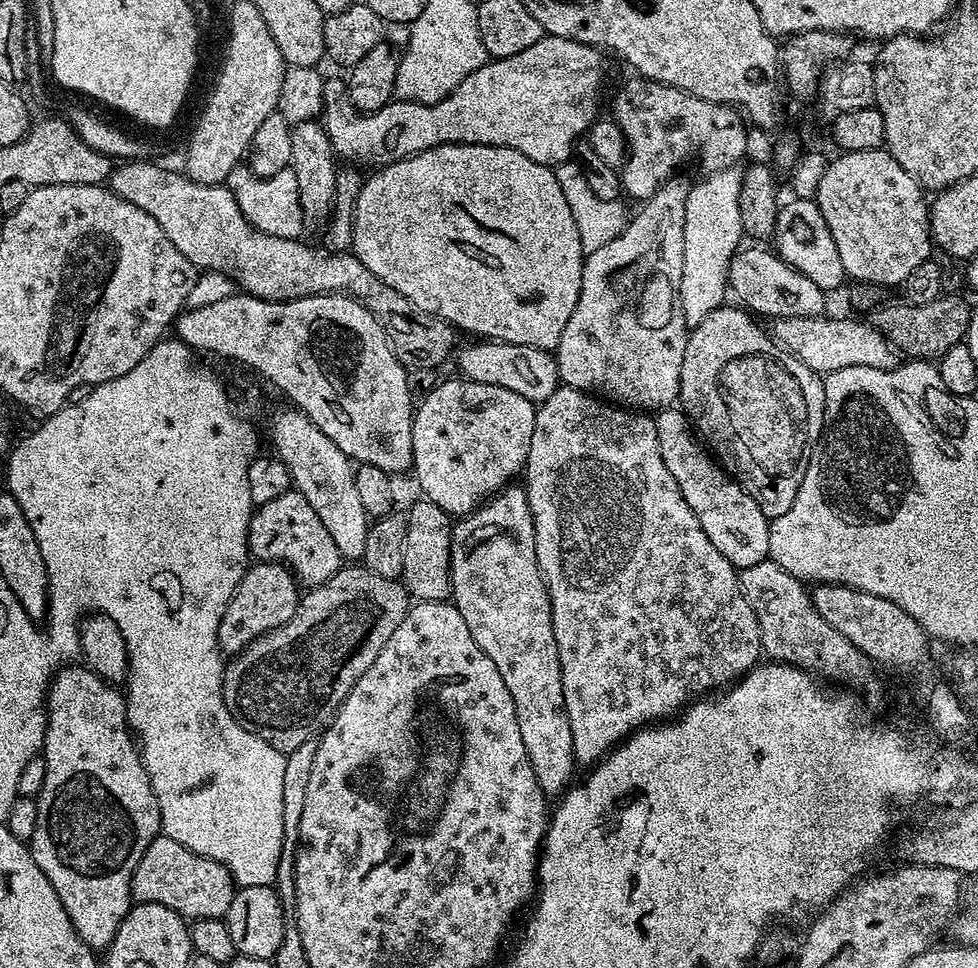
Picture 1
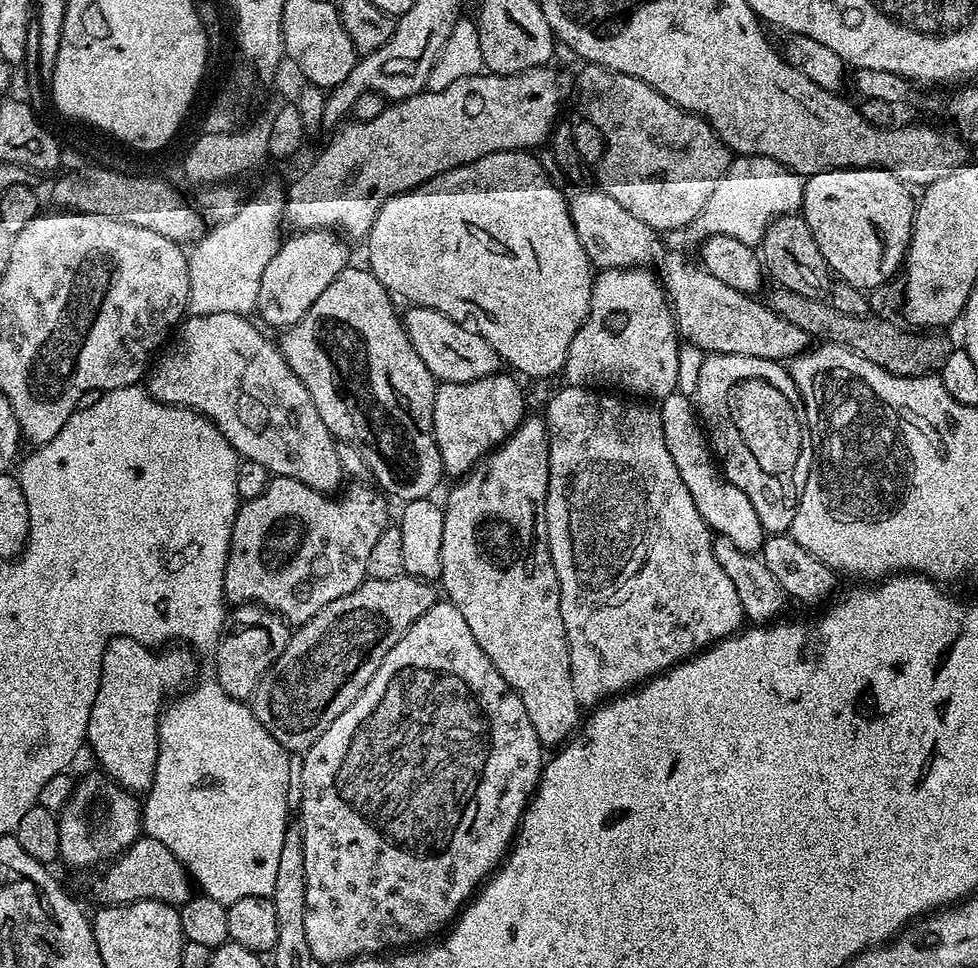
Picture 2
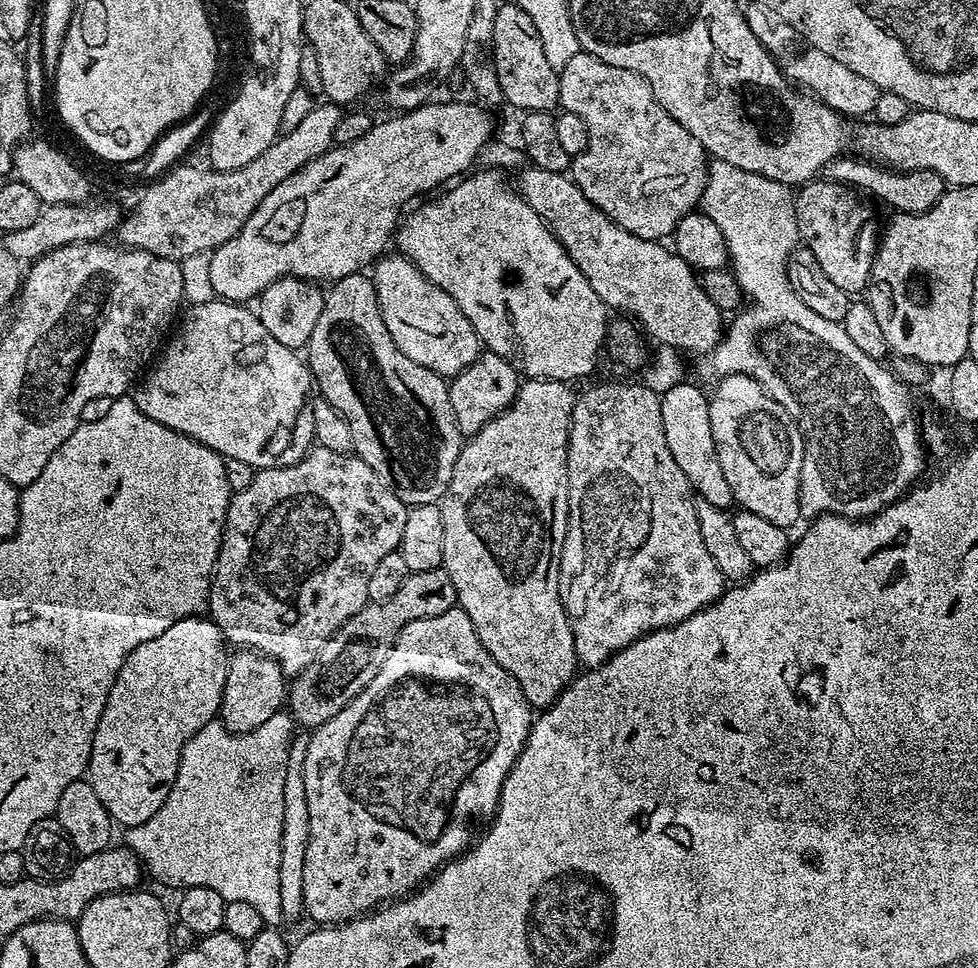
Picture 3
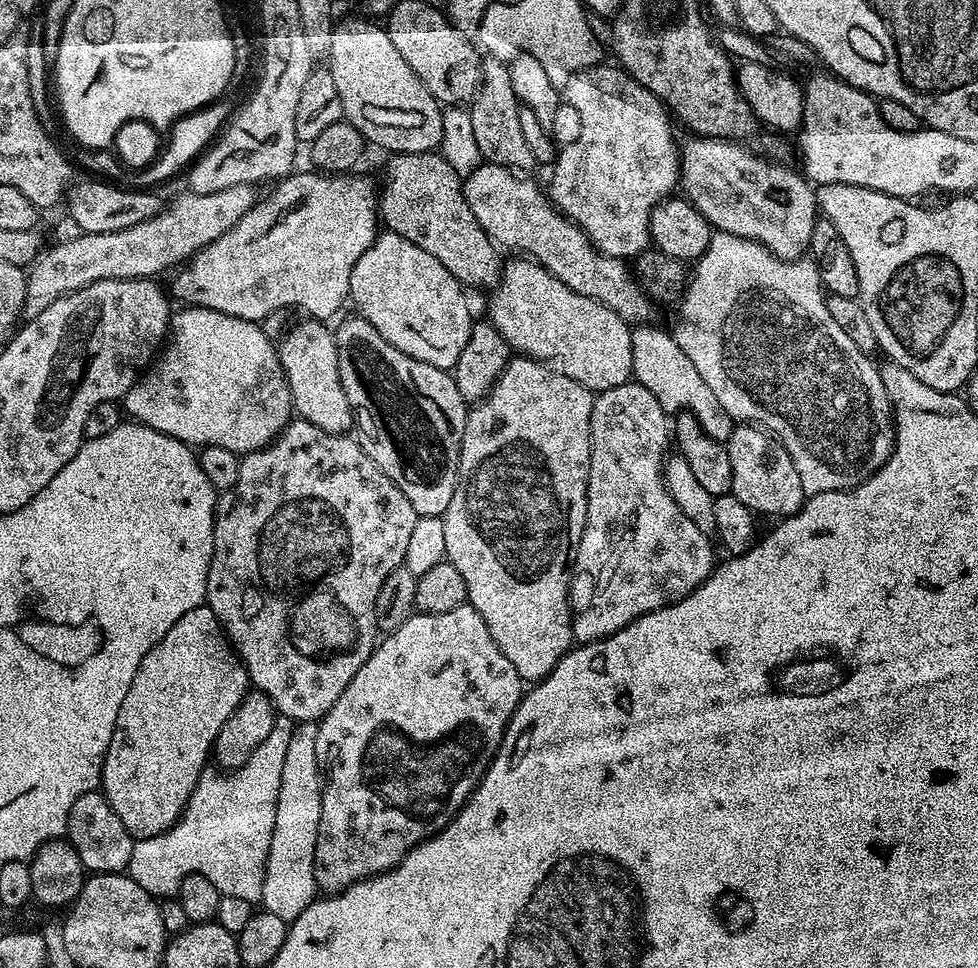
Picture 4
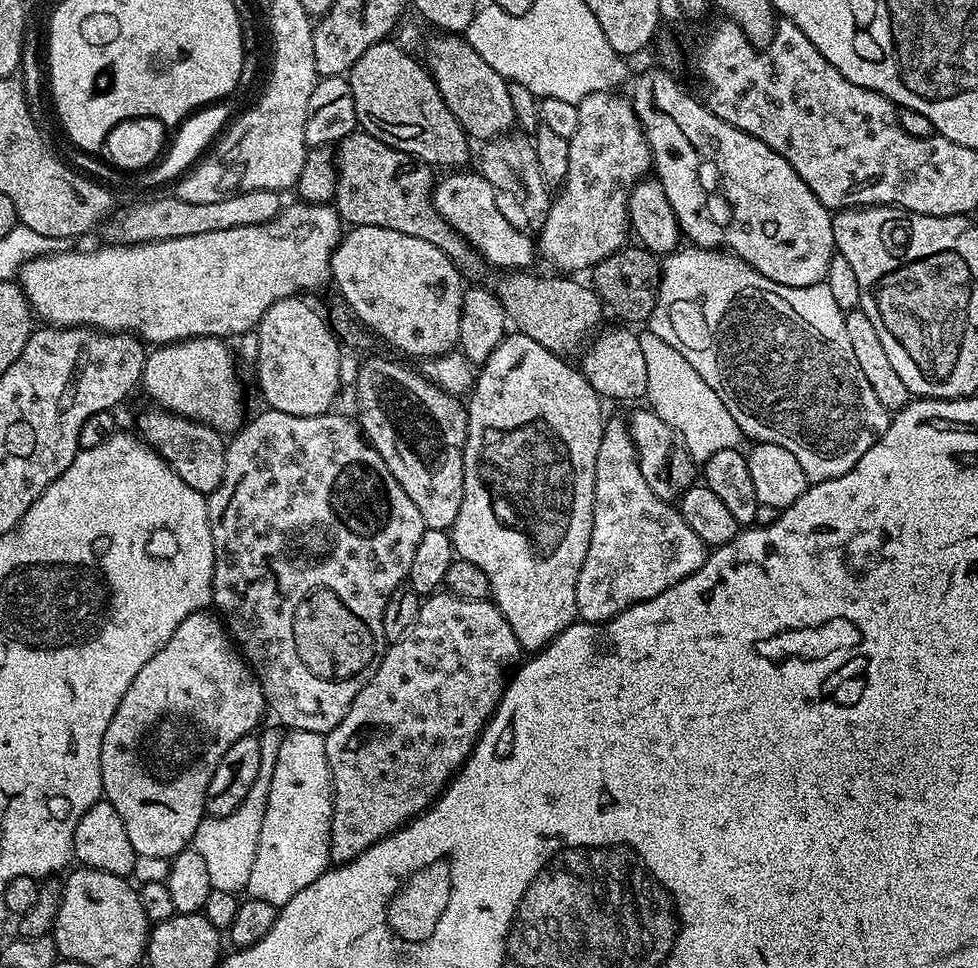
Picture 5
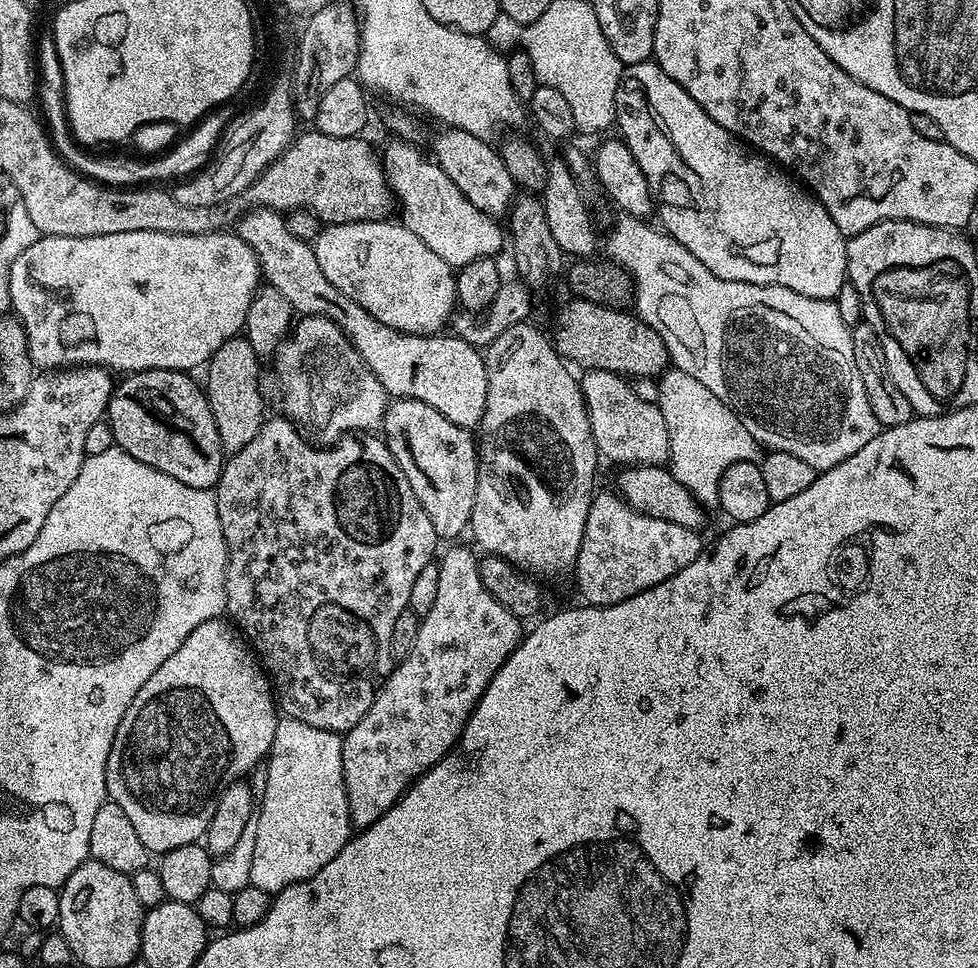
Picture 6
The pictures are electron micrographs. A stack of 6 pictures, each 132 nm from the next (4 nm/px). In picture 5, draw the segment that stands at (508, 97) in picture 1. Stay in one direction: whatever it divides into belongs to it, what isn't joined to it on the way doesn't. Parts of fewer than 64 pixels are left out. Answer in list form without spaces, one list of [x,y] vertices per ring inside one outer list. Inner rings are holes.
[[[295,202],[289,206],[281,207],[277,216],[264,224],[251,224],[250,226],[238,226],[230,230],[214,230],[214,234],[194,234],[190,238],[174,238],[173,240],[154,240],[150,244],[112,244],[100,248],[97,252],[54,252],[51,256],[35,256],[28,260],[18,273],[18,283],[28,296],[33,313],[40,316],[45,325],[53,328],[99,328],[102,332],[126,332],[140,337],[141,341],[152,346],[161,344],[173,344],[179,340],[189,340],[199,336],[219,336],[221,338],[239,338],[245,332],[253,331],[259,325],[262,314],[287,296],[295,296],[297,293],[308,294],[315,288],[320,288],[324,283],[329,283],[330,269],[332,267],[332,255],[342,239],[342,221],[332,204],[305,204]]]

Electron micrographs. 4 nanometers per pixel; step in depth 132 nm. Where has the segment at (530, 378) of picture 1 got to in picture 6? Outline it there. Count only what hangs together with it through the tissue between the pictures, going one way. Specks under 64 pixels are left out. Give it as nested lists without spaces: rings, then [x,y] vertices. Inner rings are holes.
[[[391,219],[386,220],[363,220],[357,224],[329,224],[321,227],[320,235],[314,241],[316,249],[316,257],[318,258],[318,266],[322,266],[322,274],[326,274],[326,278],[330,278],[330,282],[334,282],[334,286],[338,286],[338,290],[342,290],[342,294],[346,294],[350,298],[354,298],[354,302],[358,302],[358,306],[362,306],[374,318],[378,318],[378,322],[382,322],[391,328],[397,328],[400,332],[413,332],[419,336],[430,336],[441,331],[440,328],[449,323],[453,319],[454,311],[458,301],[456,298],[456,272],[451,264],[442,262],[442,258],[438,258],[438,254],[434,254],[434,250],[430,250],[430,246],[426,246],[426,242],[422,242],[422,238],[418,238],[418,234],[414,234],[409,228],[404,227],[403,223],[395,222],[392,224]]]

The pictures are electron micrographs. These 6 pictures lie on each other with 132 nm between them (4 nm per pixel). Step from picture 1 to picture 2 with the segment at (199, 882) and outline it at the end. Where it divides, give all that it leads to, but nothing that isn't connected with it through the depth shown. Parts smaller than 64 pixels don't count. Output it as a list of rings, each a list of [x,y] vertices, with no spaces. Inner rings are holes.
[[[143,834],[137,836],[136,841],[101,872],[104,873],[92,880],[92,896],[100,906],[133,904],[139,900],[179,906],[194,894],[194,884],[184,864],[178,862],[178,858],[174,858],[174,854],[170,854],[162,842]]]

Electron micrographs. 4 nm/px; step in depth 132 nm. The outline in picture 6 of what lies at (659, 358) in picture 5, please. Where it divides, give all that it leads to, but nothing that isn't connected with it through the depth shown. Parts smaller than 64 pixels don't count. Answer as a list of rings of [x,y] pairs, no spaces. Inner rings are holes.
[[[672,366],[659,377],[660,413],[668,427],[670,438],[670,471],[678,482],[694,494],[694,498],[705,506],[719,505],[718,486],[722,482],[722,474],[734,462],[743,460],[759,461],[762,456],[762,446],[742,426],[738,414],[722,402],[698,378],[690,378],[682,369]]]

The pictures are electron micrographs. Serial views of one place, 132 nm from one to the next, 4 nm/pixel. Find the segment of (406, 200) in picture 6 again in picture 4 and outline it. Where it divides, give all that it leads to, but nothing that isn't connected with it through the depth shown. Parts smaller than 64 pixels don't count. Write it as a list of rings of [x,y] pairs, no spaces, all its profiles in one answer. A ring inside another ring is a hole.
[[[481,162],[470,175],[463,177],[464,197],[470,210],[474,210],[474,218],[478,218],[478,226],[501,249],[509,248],[512,254],[536,261],[550,270],[554,278],[566,282],[570,290],[602,302],[629,325],[649,323],[653,319],[654,301],[640,288],[633,269],[629,265],[627,268],[621,257],[599,252],[586,233],[557,210],[545,189],[543,192],[534,181],[520,176],[523,175],[511,168]]]

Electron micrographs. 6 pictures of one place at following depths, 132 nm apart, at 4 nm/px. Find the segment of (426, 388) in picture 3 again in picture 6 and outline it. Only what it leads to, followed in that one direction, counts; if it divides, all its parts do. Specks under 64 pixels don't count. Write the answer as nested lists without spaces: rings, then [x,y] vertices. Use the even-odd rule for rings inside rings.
[[[396,398],[387,405],[382,425],[382,439],[390,454],[402,466],[410,490],[418,498],[426,518],[434,525],[441,541],[465,535],[472,523],[474,496],[478,490],[478,444],[473,433],[438,414],[426,402]]]

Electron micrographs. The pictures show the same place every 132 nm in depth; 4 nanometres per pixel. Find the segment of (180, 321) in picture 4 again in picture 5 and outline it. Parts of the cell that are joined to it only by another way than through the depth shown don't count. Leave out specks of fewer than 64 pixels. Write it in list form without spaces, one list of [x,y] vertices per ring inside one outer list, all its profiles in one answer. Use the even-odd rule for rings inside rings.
[[[199,336],[153,347],[144,361],[142,392],[144,388],[153,405],[176,416],[197,420],[221,434],[239,432],[246,420],[244,392],[236,377],[237,361],[224,344],[219,336]]]

